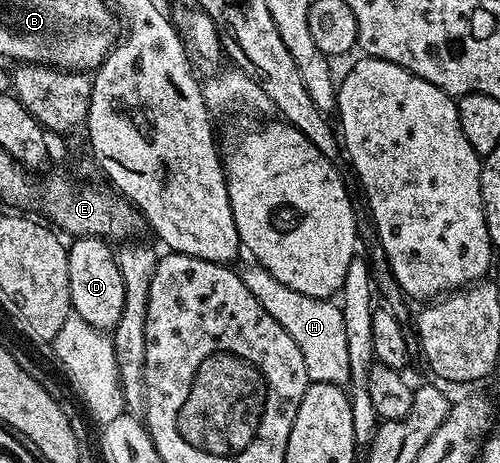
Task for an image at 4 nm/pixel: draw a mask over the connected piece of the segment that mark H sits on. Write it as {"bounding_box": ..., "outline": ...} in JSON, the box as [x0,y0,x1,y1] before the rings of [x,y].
{"bounding_box":[241,263,349,386],"outline":[[[250,263],[247,269],[241,270],[242,282],[252,295],[292,335],[296,347],[300,347],[300,355],[304,355],[304,367],[308,371],[311,382],[323,381],[333,385],[345,386],[349,382],[348,344],[344,333],[344,319],[341,308],[333,300],[320,297],[309,297],[292,291],[292,287],[284,287],[280,279],[273,277],[263,265]]]}

